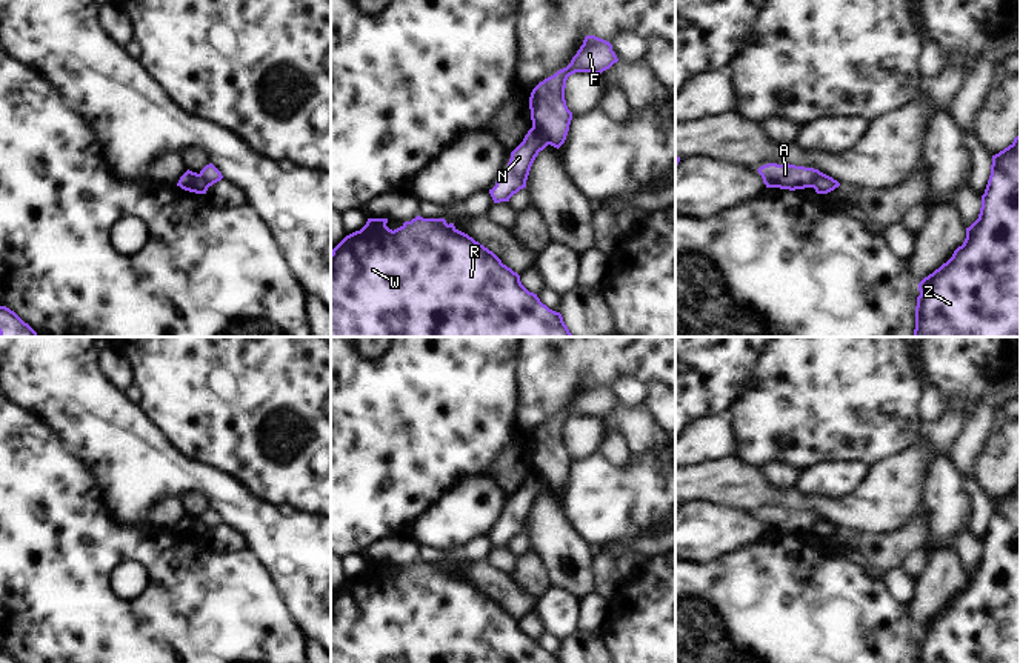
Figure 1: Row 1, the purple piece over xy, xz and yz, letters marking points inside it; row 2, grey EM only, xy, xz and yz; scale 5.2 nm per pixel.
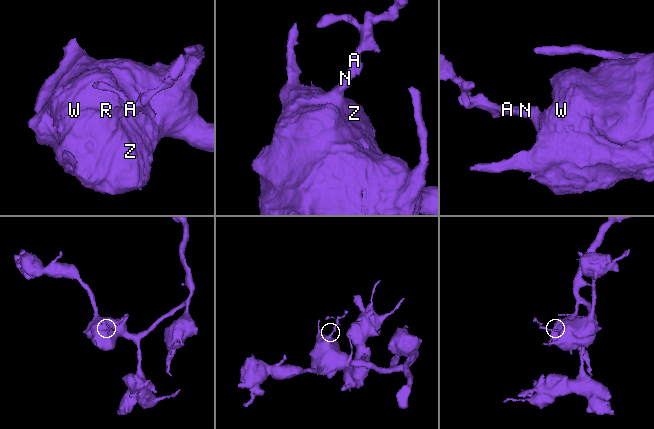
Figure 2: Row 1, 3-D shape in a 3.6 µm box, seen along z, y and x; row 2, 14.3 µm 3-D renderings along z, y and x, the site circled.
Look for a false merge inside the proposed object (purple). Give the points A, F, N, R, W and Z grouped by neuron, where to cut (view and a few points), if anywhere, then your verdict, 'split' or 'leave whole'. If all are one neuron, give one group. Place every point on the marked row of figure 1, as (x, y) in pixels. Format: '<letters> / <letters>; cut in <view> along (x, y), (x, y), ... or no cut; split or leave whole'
A F / N R W Z; cut in xz along (533, 125), (548, 137), (550, 143); split

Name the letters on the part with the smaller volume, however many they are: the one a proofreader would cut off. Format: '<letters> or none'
A, F

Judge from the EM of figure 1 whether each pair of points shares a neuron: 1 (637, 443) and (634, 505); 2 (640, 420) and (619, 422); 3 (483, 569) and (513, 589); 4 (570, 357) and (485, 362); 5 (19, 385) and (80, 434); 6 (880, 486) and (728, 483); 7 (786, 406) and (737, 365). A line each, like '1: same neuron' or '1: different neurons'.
1: different neurons
2: same neuron
3: same neuron
4: different neurons
5: same neuron
6: same neuron
7: different neurons

